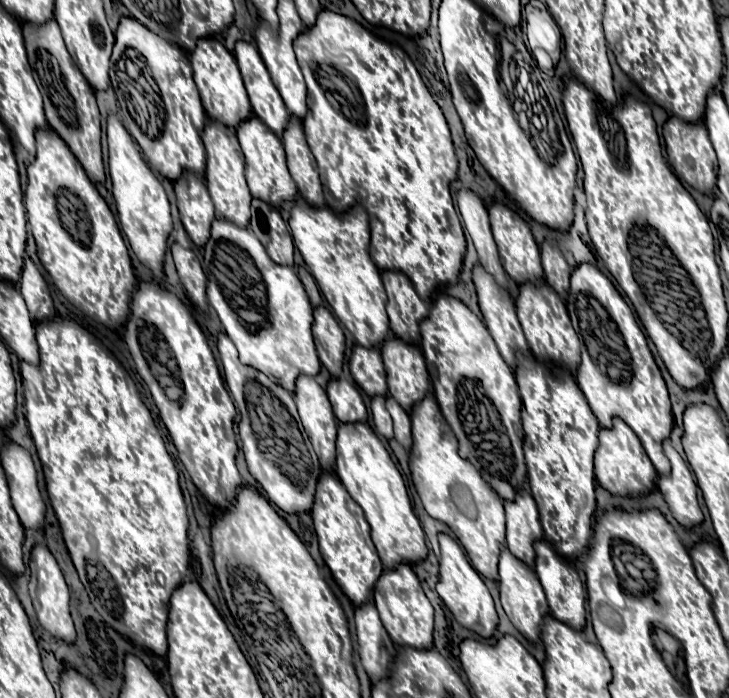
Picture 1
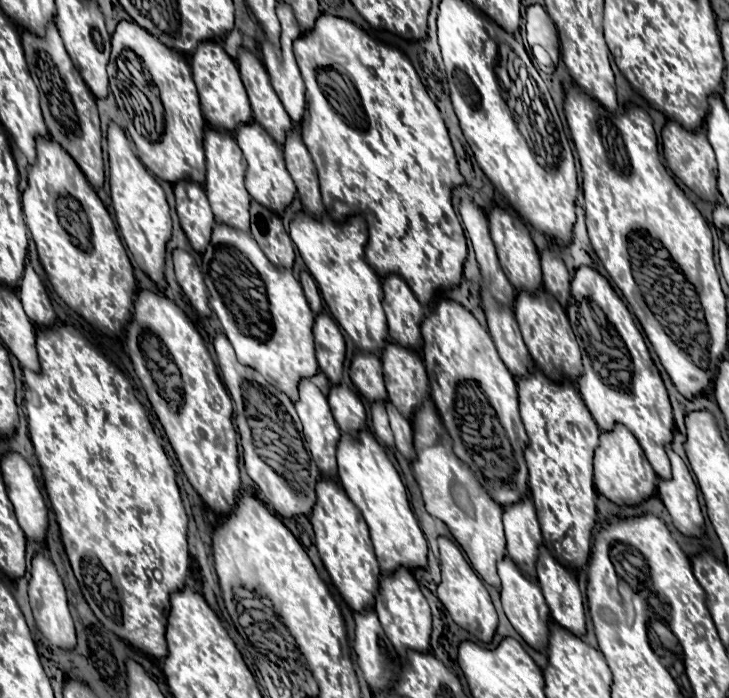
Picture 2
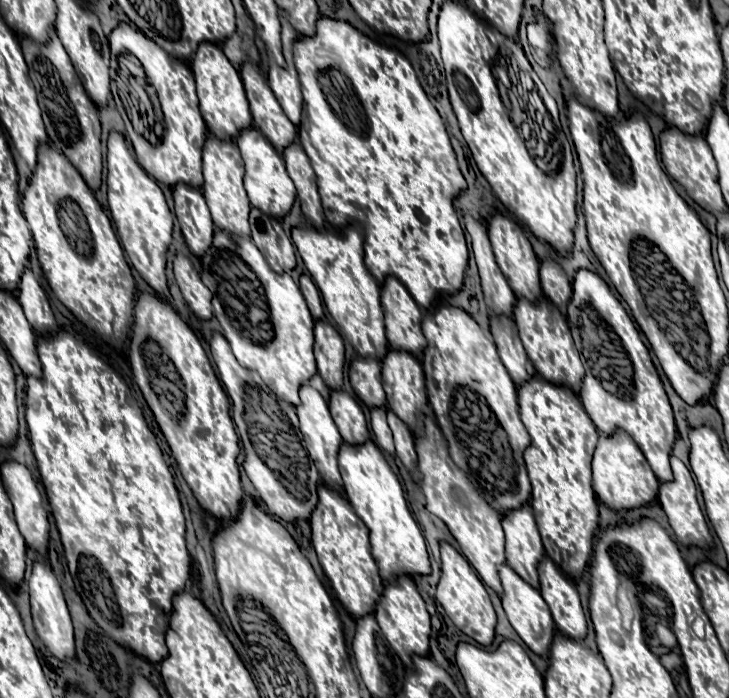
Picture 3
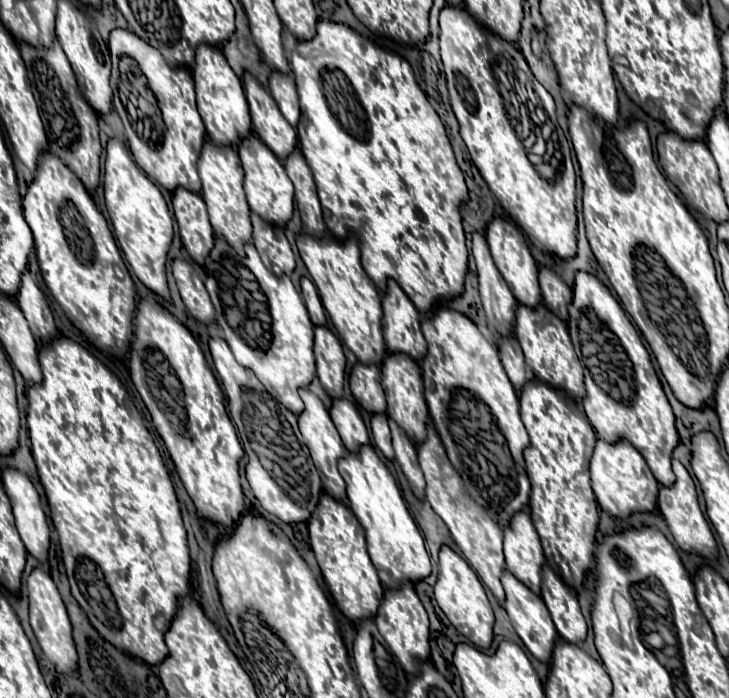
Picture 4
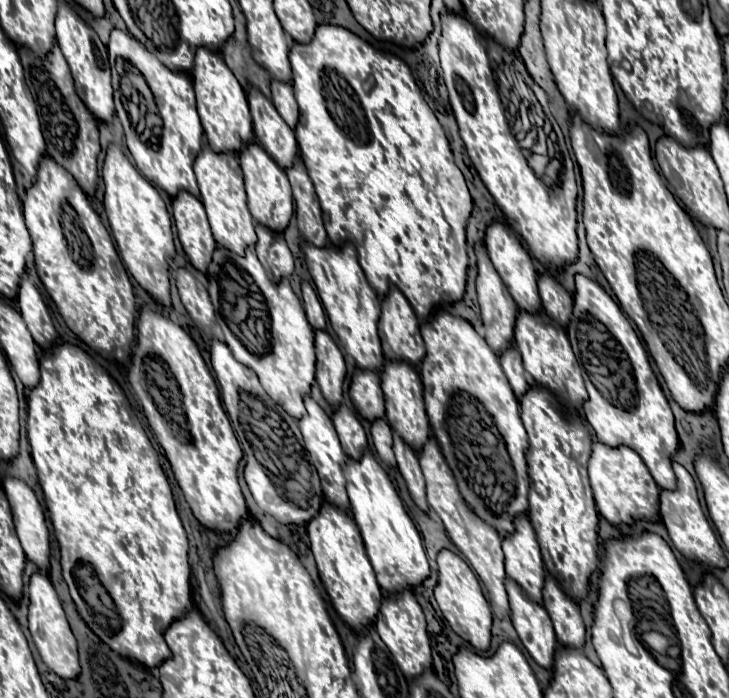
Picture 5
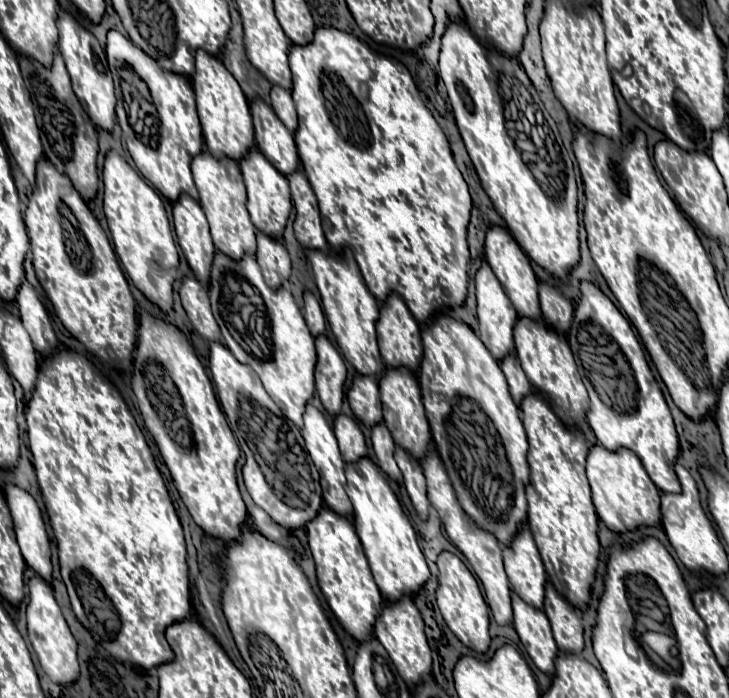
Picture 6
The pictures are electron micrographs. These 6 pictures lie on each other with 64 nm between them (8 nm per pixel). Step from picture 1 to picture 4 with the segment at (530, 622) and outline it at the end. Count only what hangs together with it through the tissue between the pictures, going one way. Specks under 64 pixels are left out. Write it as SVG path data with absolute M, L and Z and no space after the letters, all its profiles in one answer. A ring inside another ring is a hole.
M508 570L502 572L502 586L506 590L506 602L504 602L504 610L510 616L510 622L514 626L514 630L518 632L518 636L522 638L522 642L526 644L526 648L532 652L534 658L538 658L540 662L548 662L552 656L552 648L554 642L558 638L558 632L554 628L554 622L550 618L548 608L544 606L542 598L536 596L534 592L530 592L530 588L526 588L518 578L514 578Z

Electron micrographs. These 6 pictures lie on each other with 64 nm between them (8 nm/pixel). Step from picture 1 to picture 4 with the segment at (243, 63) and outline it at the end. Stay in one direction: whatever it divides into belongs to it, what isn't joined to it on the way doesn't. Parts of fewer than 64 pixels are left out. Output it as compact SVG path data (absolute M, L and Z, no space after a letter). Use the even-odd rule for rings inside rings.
M244 72L242 80L250 104L254 134L258 134L262 142L284 162L298 144L296 130L286 122L274 98L264 90L264 86L250 72Z

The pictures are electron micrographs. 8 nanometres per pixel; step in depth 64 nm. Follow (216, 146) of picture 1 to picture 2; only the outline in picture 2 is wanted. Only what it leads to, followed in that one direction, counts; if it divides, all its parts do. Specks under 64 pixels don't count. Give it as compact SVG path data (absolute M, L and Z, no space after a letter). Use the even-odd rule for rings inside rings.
M208 128L204 132L204 150L206 150L206 194L214 212L214 218L218 224L230 224L232 228L250 230L250 194L244 188L244 172L246 172L246 160L242 156L242 150L238 148L232 132L212 130Z

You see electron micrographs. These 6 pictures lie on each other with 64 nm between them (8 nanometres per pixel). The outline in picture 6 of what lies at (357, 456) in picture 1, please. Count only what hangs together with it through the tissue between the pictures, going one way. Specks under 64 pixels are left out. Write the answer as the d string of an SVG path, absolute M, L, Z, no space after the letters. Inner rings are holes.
M370 458L346 464L346 478L346 492L354 504L354 526L382 596L386 600L398 600L404 594L416 594L430 578L430 570L418 546L416 532L402 512L402 506L390 484Z

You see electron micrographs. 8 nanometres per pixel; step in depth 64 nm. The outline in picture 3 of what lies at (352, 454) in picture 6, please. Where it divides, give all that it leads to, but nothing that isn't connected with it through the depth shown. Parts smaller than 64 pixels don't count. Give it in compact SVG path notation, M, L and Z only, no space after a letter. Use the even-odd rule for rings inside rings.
M332 390L330 412L338 424L338 430L342 432L342 438L348 444L362 444L368 438L366 418L354 396L344 390Z

